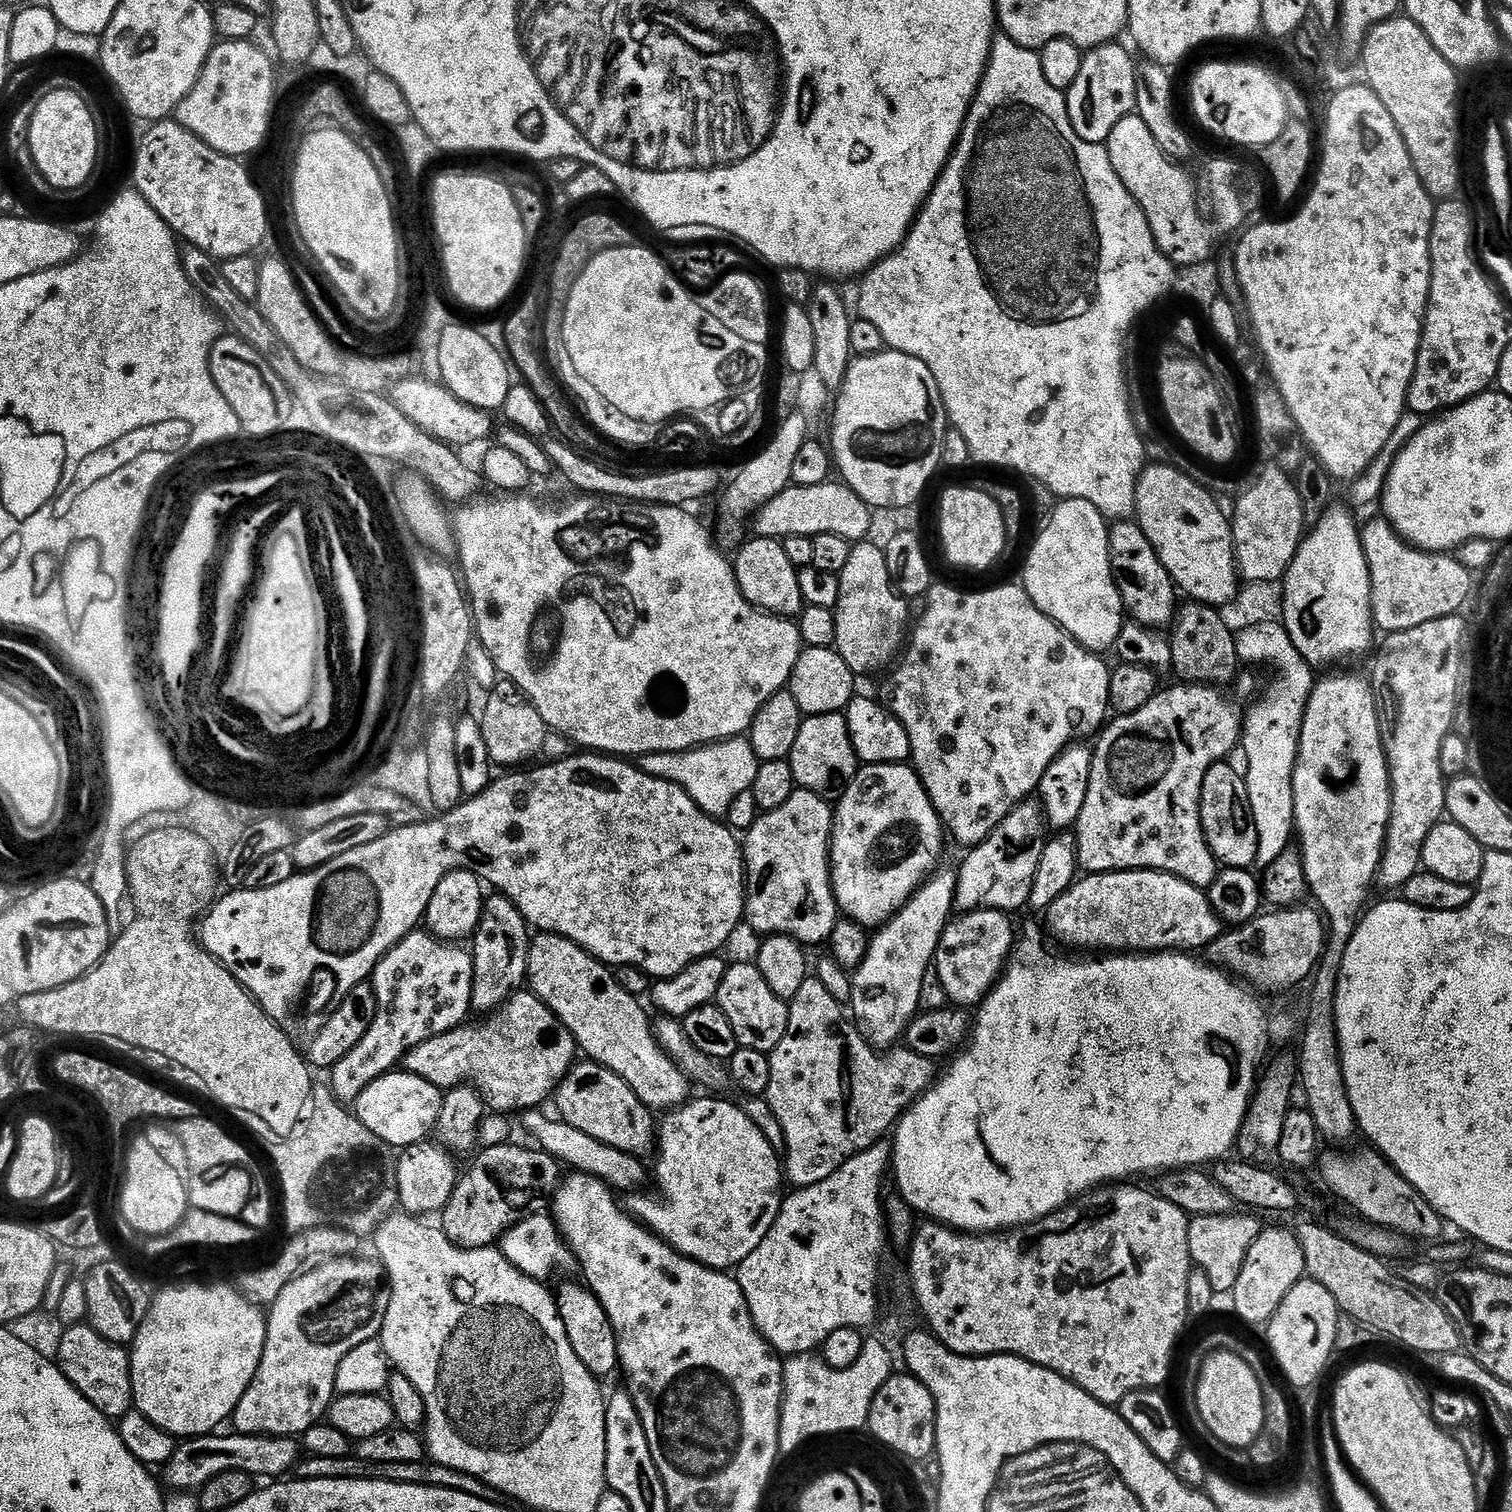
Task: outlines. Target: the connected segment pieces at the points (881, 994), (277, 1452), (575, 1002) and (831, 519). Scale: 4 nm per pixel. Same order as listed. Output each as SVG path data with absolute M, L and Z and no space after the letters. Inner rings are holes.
M937 867L924 885L871 933L866 956L851 973L851 1015L856 1028L877 1050L891 1049L921 1011L922 978L926 968L934 964L944 927L954 916L957 869L944 867Z
M209 1434L185 1439L177 1447L170 1462L163 1465L162 1472L165 1480L163 1483L165 1485L168 1483L169 1489L177 1492L192 1492L203 1488L206 1482L210 1482L210 1478L218 1474L226 1474L230 1470L246 1472L253 1478L259 1476L284 1478L295 1469L302 1456L301 1445L291 1436L220 1435Z
M540 932L539 934L532 936L532 945L528 951L528 978L526 984L532 993L534 993L535 996L542 1001L543 1004L545 1004L546 1007L548 1007L548 1009L551 1010L562 1023L564 1023L564 1025L567 1026L572 1037L576 1039L577 1049L579 1049L583 1055L585 1052L585 1054L588 1055L585 1057L587 1057L589 1061L606 1066L614 1074L618 1074L622 1077L630 1086L630 1090L634 1090L634 1094L638 1094L638 1098L645 1104L645 1106L647 1106L647 1108L653 1110L659 1110L659 1108L668 1108L664 1110L675 1110L689 1099L690 1093L688 1093L688 1087L690 1087L690 1081L688 1077L685 1076L683 1070L668 1057L664 1047L662 1047L656 1040L653 1021L651 1019L648 1021L648 1016L644 1013L643 1006L640 1005L643 1003L641 1003L637 997L626 994L626 990L622 990L622 986L618 986L613 969L609 967L609 965L602 963L601 960L596 960L584 948L578 947L574 942L570 942L570 938L559 936L553 932Z
M829 482L818 486L789 486L785 492L776 495L770 502L763 505L754 517L755 535L763 539L783 539L787 536L809 536L811 538L822 534L838 535L849 542L867 541L872 528L873 509L854 490L843 482Z

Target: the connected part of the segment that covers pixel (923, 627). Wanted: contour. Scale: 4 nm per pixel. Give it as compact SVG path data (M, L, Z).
M936 582L926 593L927 600L924 617L917 622L916 629L911 629L910 639L906 644L908 653L905 654L900 669L889 678L882 700L909 735L911 767L920 775L920 781L924 783L924 789L928 791L930 802L940 815L940 823L944 825L947 835L951 839L953 836L958 843L965 844L965 849L971 850L996 829L998 822L1002 822L1002 818L1010 814L1015 804L1029 799L1039 789L1042 774L1046 774L1056 755L1077 739L1076 731L1095 733L1105 723L1104 715L1109 715L1110 712L1108 695L1112 673L1110 664L1104 658L1081 646L1069 632L1065 632L1050 617L1042 614L1042 610L1034 606L1028 592L1019 583L1000 584L997 588L986 589L985 592L959 592L948 584Z

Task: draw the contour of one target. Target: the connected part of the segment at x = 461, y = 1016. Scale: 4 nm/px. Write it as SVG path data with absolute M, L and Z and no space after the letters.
M417 930L410 933L402 942L398 942L378 962L372 972L370 983L376 995L376 1017L366 1030L366 1038L342 1058L330 1070L330 1087L333 1096L341 1102L354 1102L378 1078L393 1071L403 1061L404 1055L414 1046L434 1038L438 1034L446 1034L460 1027L469 1019L472 1012L472 983L474 982L474 966L472 953L467 947L451 940L439 940L427 930Z

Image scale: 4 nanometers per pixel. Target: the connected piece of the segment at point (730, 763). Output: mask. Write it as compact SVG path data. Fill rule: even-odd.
M735 736L732 740L719 740L716 744L706 744L698 748L692 748L689 752L651 752L639 757L638 766L646 774L657 776L678 785L696 805L707 814L717 818L724 818L724 815L732 808L732 803L740 795L747 793L754 782L754 774L758 774L761 761L754 754L752 743L744 736Z

